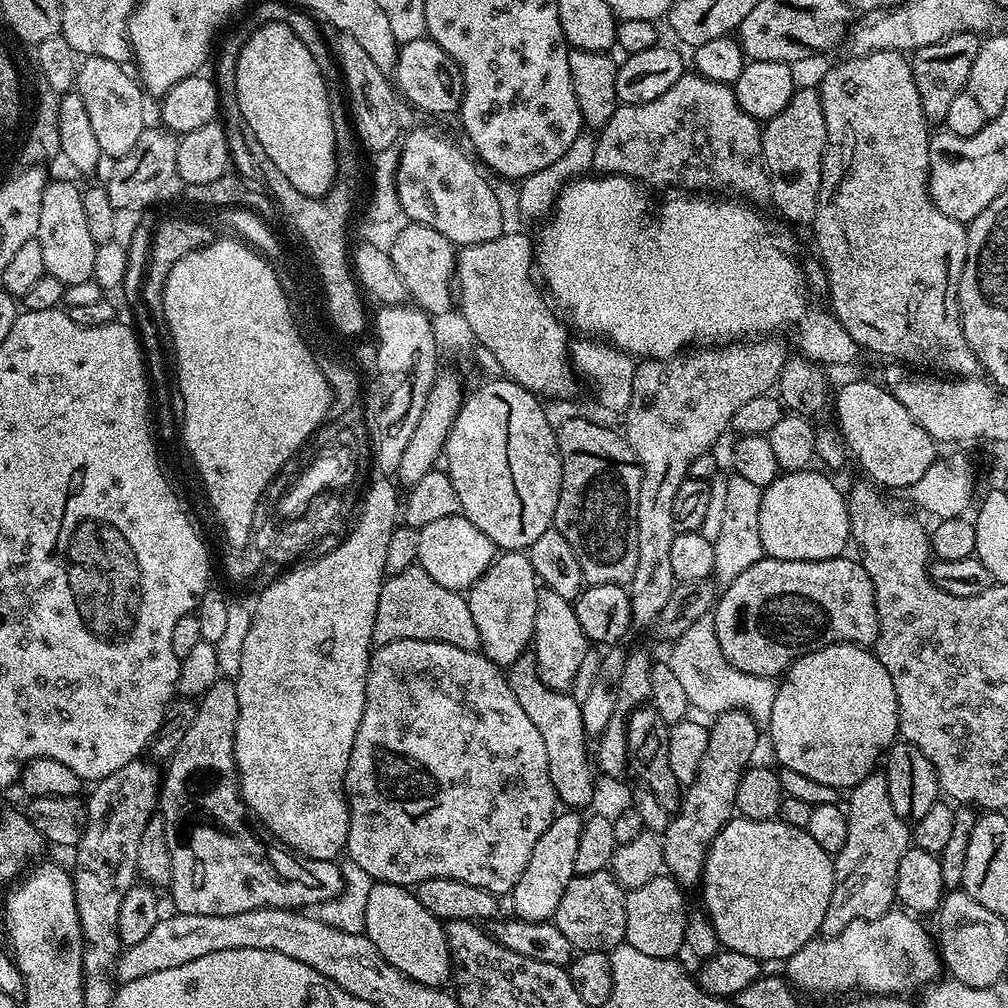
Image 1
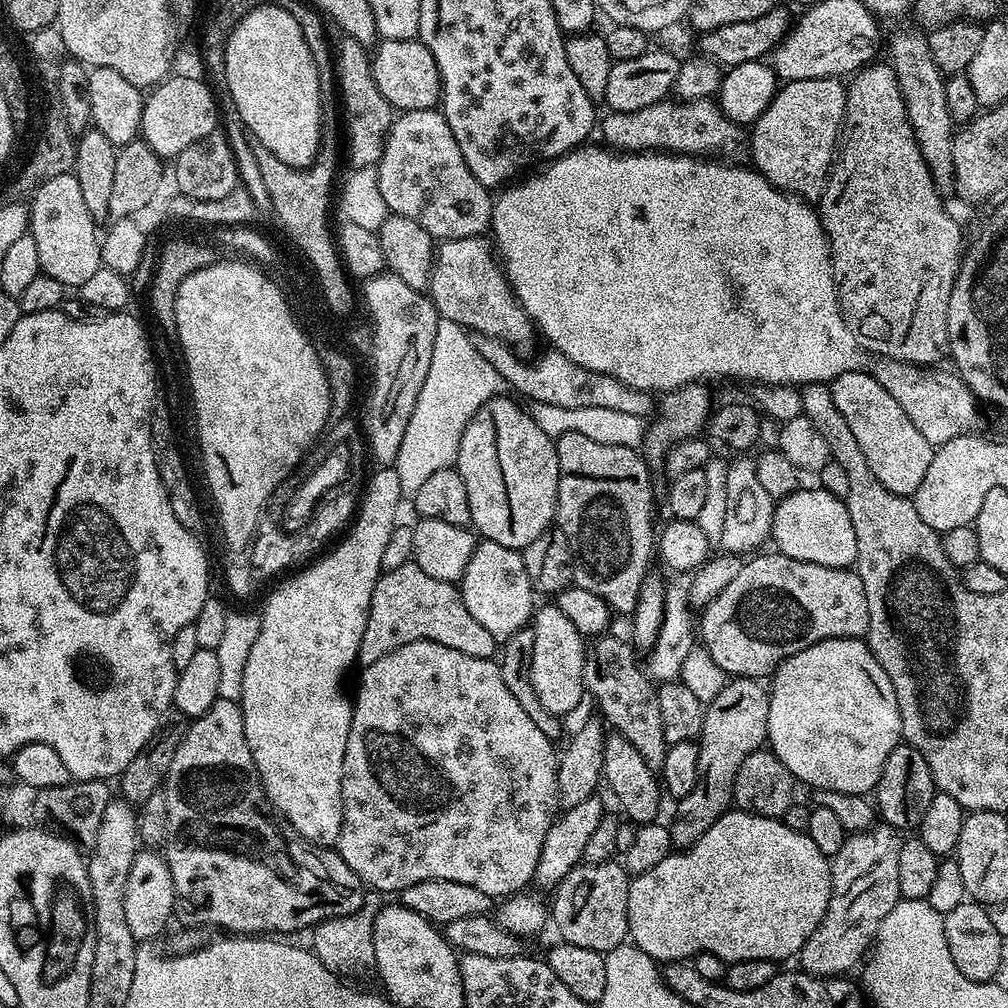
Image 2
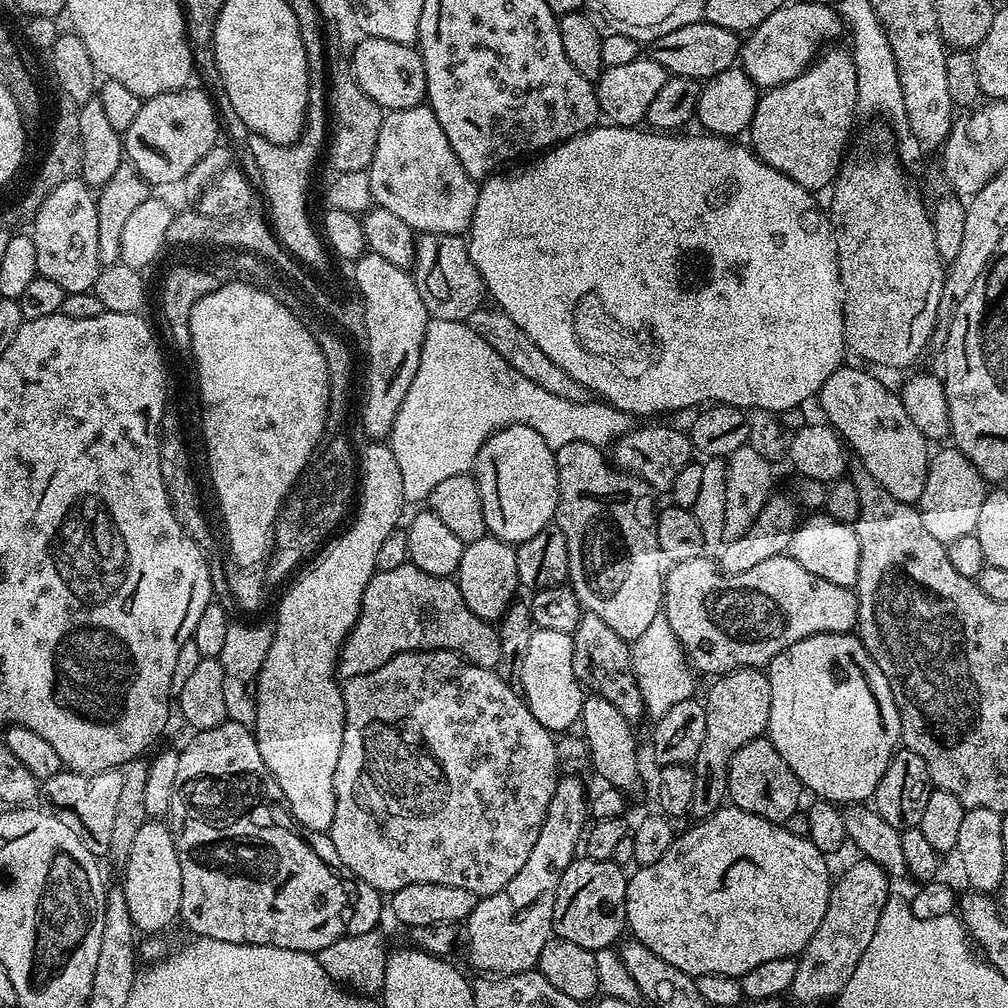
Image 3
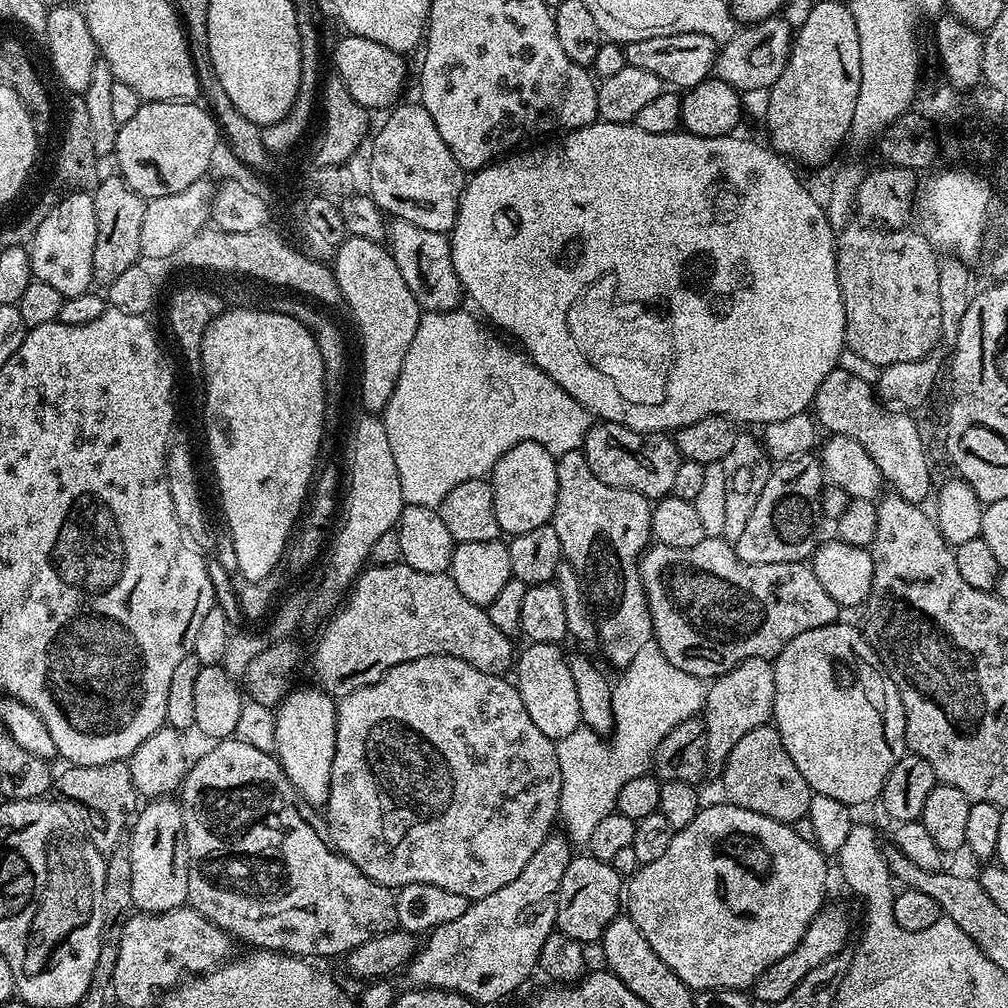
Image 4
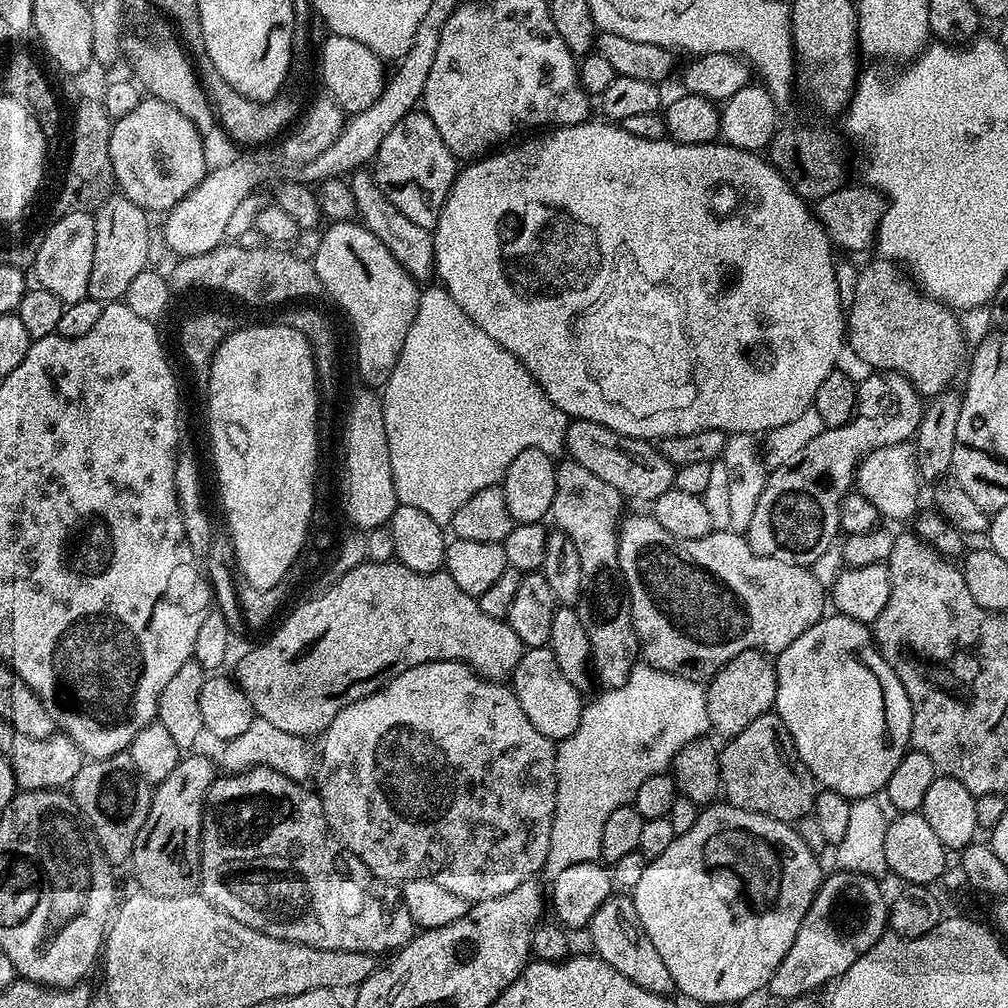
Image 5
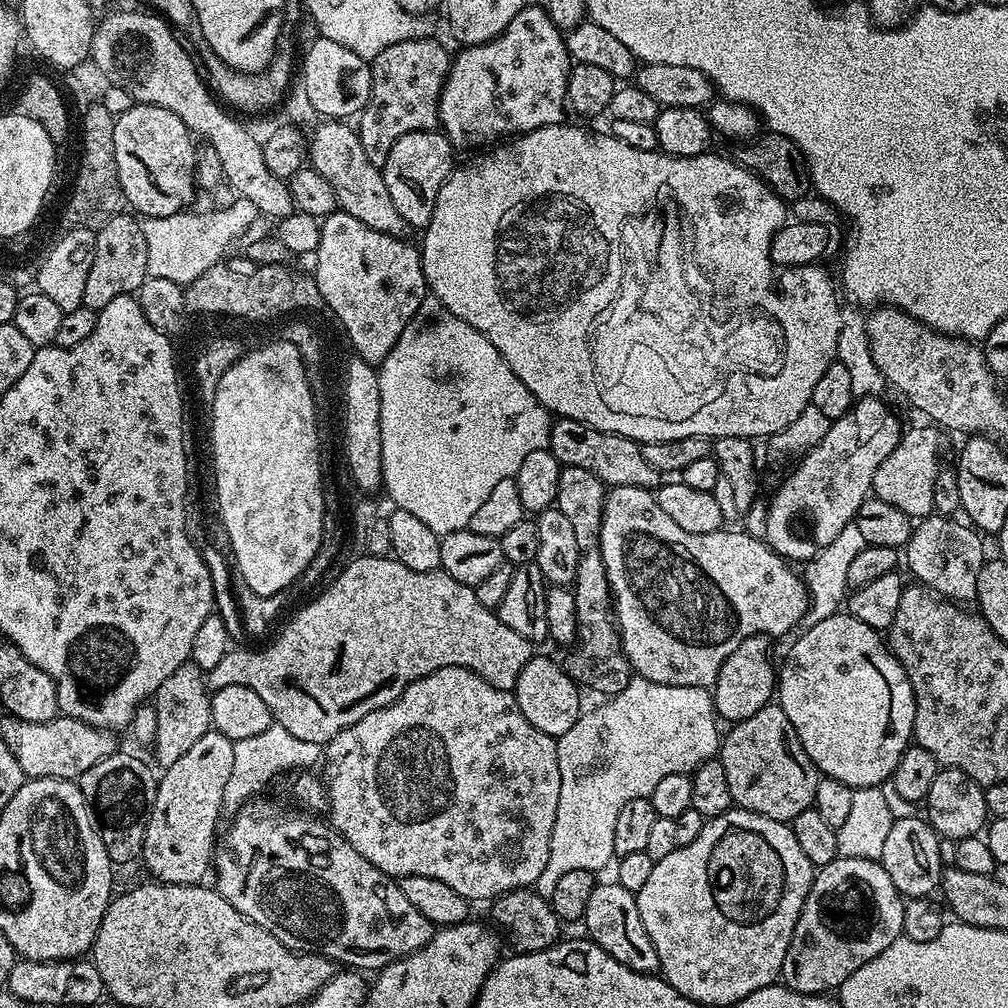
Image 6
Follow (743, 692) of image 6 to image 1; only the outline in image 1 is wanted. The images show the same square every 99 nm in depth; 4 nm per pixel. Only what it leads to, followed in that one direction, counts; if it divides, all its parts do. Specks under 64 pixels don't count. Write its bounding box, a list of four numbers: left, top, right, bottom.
[662,708,757,886]

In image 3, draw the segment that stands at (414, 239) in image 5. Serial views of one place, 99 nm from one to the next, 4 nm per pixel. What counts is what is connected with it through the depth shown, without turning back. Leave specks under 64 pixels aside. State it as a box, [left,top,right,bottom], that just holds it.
[414,233,485,321]

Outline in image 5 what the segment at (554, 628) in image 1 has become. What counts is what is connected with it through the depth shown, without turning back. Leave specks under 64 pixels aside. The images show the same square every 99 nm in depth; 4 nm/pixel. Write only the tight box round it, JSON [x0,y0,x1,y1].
[510,646,585,742]

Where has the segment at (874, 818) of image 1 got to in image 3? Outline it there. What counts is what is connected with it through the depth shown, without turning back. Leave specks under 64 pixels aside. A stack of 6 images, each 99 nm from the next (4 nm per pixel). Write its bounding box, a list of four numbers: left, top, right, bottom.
[790,858,890,1004]

